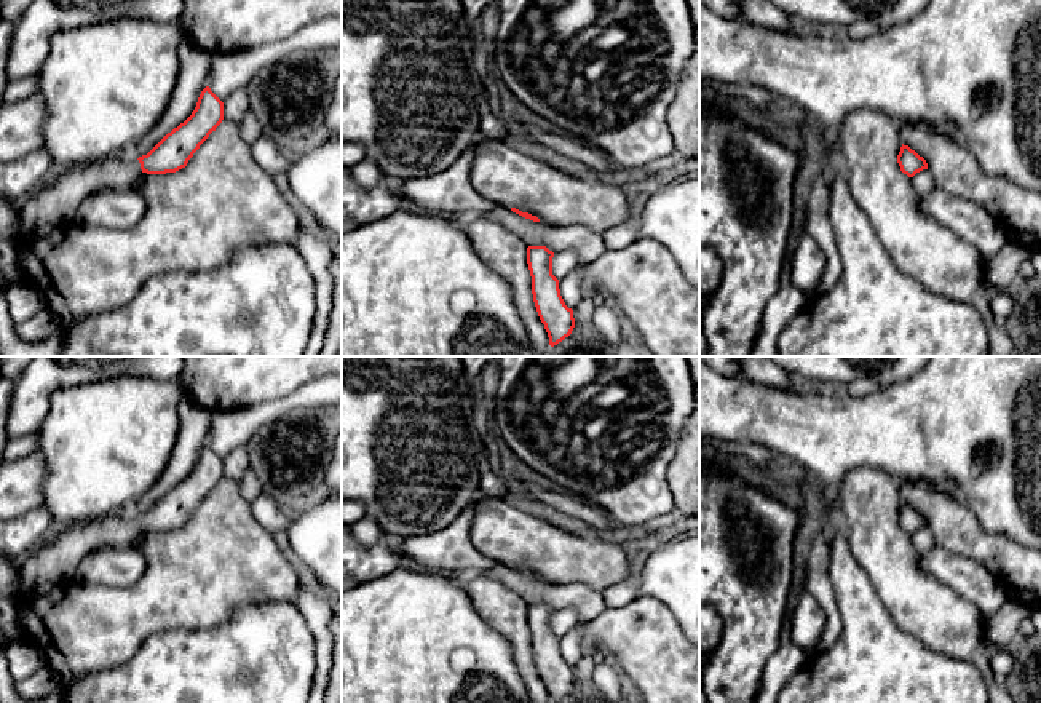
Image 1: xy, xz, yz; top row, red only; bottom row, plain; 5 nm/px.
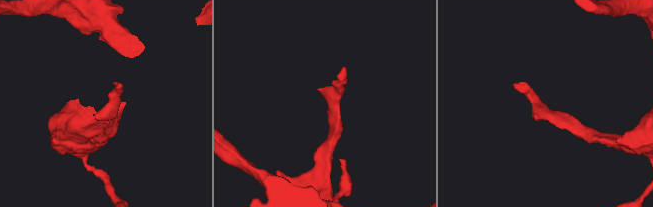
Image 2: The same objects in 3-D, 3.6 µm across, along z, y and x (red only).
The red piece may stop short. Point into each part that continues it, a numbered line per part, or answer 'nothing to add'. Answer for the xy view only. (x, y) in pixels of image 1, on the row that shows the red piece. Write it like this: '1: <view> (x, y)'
1: xy (55, 203)

